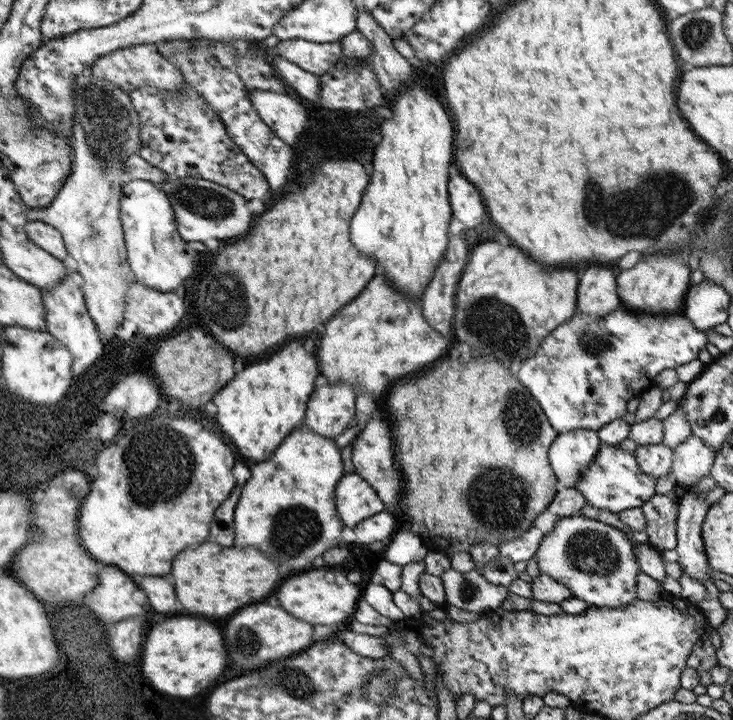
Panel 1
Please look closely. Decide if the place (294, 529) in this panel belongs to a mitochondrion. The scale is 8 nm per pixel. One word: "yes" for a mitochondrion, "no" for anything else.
yes

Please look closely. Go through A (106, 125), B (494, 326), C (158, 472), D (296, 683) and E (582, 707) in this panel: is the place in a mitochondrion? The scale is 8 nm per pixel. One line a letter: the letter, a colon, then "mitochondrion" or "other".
A: mitochondrion
B: mitochondrion
C: mitochondrion
D: mitochondrion
E: other

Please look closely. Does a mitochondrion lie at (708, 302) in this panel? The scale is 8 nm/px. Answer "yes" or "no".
no

